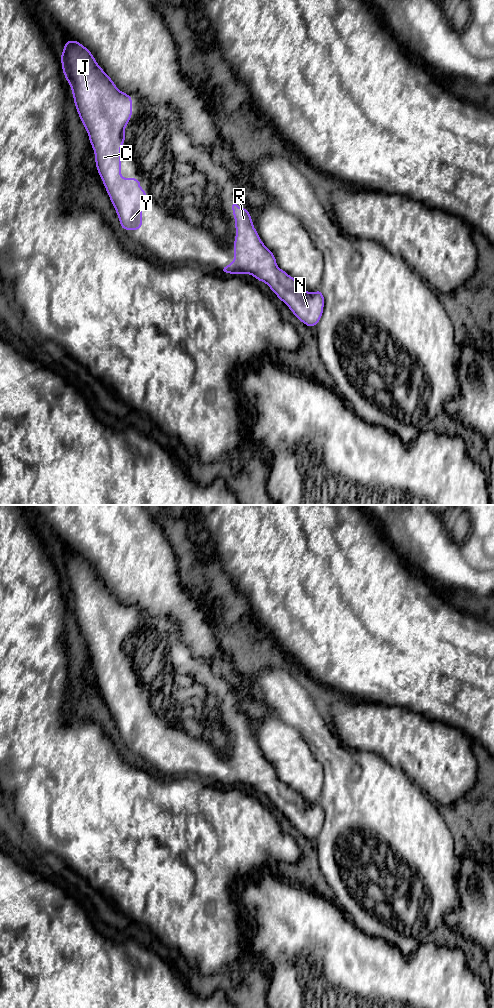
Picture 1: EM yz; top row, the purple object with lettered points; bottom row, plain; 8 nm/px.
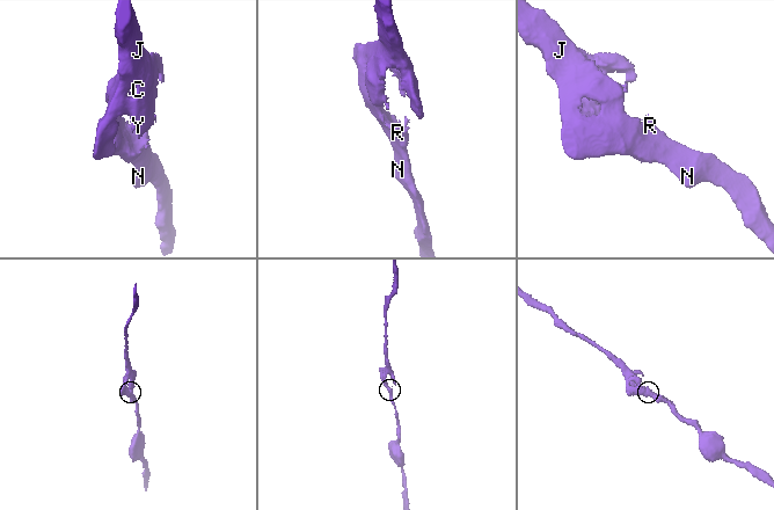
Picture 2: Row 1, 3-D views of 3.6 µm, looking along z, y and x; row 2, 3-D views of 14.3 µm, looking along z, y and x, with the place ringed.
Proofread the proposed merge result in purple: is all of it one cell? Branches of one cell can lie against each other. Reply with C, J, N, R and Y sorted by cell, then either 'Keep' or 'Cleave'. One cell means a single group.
Groups: C J N R Y. Keep

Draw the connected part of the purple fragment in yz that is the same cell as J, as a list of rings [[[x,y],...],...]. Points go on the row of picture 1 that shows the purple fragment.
[[[66,41],[60,59],[64,76],[71,86],[76,110],[95,153],[97,171],[115,207],[121,228],[140,230],[146,190],[140,188],[139,178],[121,177],[121,146],[125,143],[124,130],[132,118],[132,97],[115,86],[92,53],[78,41]]]

